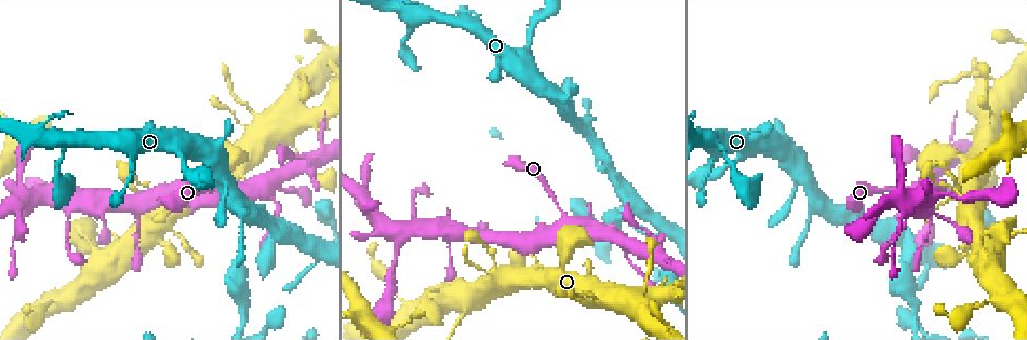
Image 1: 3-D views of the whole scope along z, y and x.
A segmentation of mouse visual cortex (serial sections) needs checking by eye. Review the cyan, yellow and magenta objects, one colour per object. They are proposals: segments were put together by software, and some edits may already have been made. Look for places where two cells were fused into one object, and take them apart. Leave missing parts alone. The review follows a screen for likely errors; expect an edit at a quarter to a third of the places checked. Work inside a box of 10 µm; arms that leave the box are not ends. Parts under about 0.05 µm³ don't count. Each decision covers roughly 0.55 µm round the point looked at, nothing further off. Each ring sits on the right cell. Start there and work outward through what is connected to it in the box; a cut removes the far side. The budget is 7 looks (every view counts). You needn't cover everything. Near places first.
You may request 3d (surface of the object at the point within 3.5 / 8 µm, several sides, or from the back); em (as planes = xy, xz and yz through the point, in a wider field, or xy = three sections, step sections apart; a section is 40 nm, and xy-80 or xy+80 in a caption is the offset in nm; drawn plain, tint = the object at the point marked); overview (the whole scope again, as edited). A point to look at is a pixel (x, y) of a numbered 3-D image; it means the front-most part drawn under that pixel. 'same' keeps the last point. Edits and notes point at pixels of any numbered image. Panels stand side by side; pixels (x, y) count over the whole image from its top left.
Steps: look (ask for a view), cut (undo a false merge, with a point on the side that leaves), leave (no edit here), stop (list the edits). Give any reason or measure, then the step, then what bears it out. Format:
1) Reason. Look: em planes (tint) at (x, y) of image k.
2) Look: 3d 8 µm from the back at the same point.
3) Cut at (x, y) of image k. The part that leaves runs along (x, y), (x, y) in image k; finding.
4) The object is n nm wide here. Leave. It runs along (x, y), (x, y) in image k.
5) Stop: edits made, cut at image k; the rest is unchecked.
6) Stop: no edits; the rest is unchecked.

Look: 3d 3.5 µm at (934, 195) of image 1.

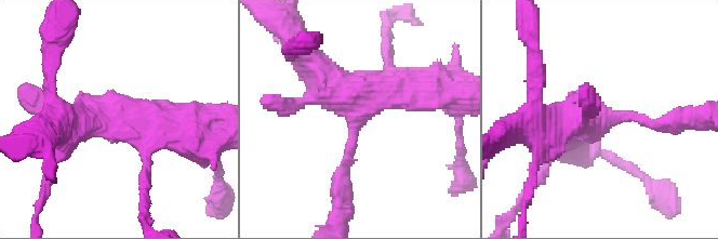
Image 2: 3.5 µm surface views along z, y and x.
Look: em xy step 3 (tint) at (353, 119) of image 2.

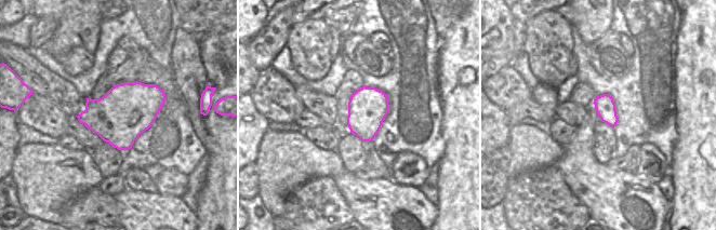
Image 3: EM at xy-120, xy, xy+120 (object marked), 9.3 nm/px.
Leave. It runs along (428, 88), (358, 96), (305, 54) in image 2; continuous, no second cell.

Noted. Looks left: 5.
Abrupt turn. Look: 3d 3.5 µm at (444, 294) of image 1.

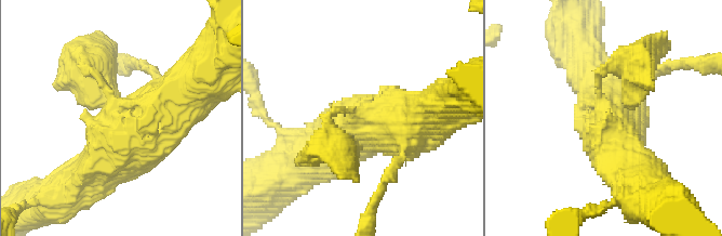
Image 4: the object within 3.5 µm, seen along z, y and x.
Now the EM. Look: em xy step 2 (plain) at (356, 118) of image 4.

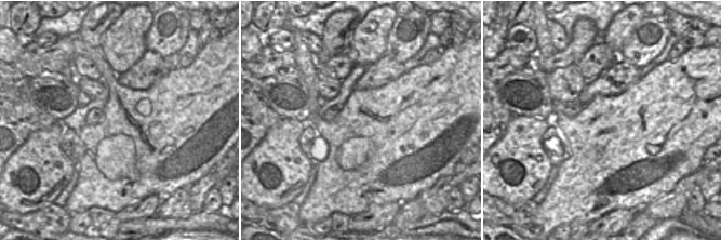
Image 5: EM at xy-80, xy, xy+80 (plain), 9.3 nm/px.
Look: em xy step 2 (tint) at the same point.

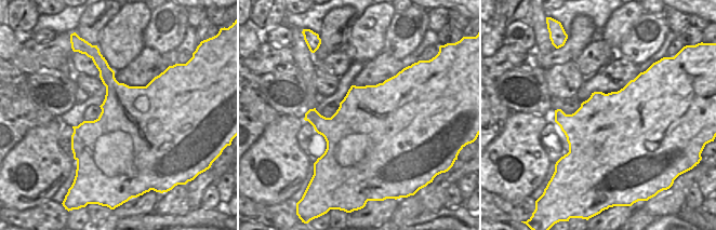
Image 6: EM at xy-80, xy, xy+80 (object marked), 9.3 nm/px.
Leave. It runs along (192, 86), (87, 175) in image 4; one cell here.

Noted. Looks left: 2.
Look: 3d 8 µm at (297, 117) of image 1.

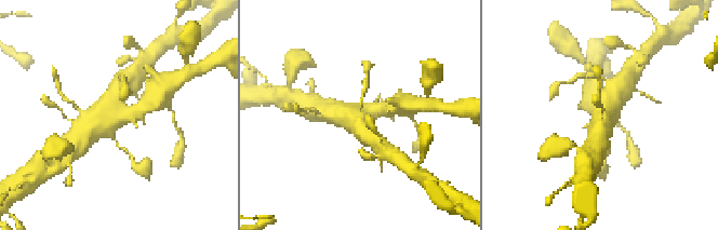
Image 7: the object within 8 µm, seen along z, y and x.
Now the EM. Look: em xy step 3 (tint) at the same point.

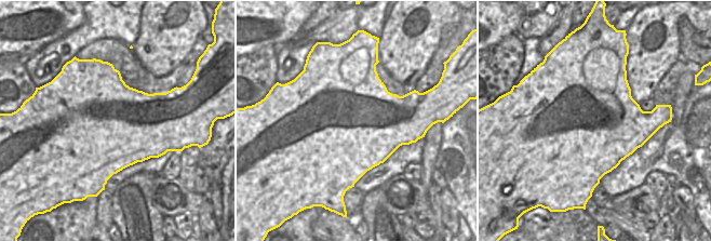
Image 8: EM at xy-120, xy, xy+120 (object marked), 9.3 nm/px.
Leave. It runs along (85, 132), (110, 107), (121, 85) in image 7; all the same cell.

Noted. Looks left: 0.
Stop: no edits; the rest is unchecked.

